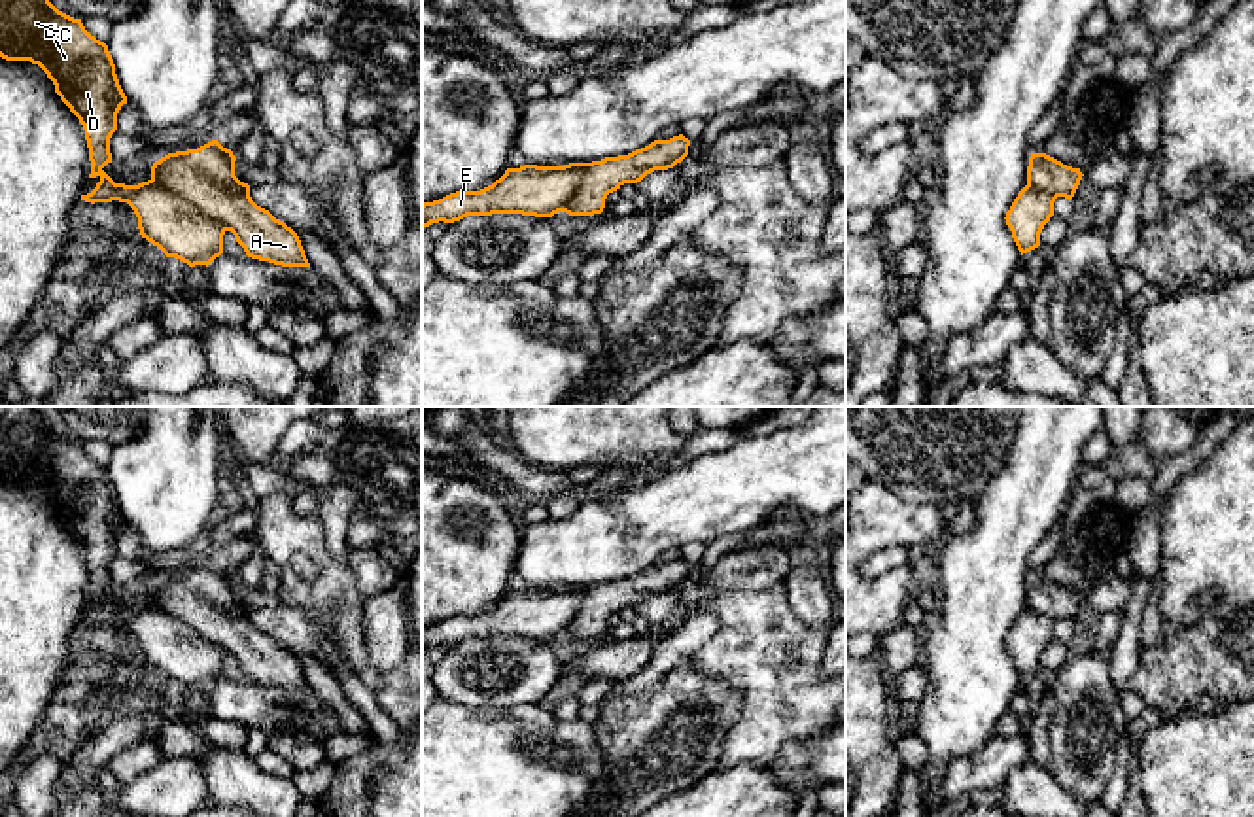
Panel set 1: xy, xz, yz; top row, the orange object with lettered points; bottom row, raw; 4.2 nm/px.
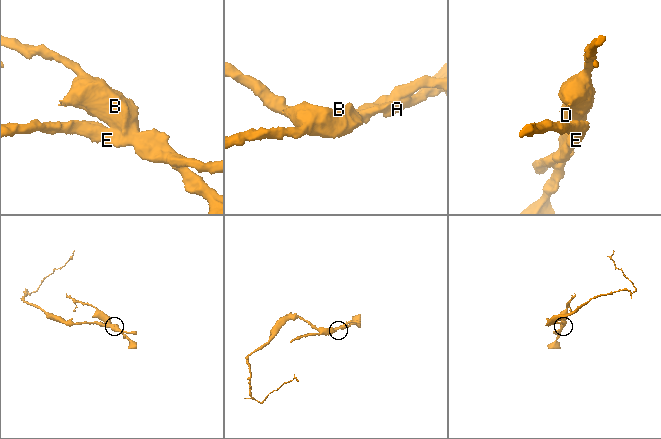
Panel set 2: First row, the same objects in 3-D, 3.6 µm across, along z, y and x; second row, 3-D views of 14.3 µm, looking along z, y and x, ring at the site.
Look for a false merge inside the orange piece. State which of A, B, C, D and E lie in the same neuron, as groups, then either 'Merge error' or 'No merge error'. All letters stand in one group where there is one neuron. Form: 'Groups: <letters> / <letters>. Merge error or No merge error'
Groups: A B C D / E. Merge error

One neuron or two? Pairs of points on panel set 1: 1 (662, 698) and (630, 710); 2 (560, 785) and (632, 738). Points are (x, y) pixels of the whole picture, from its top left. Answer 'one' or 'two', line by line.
1: one
2: two

